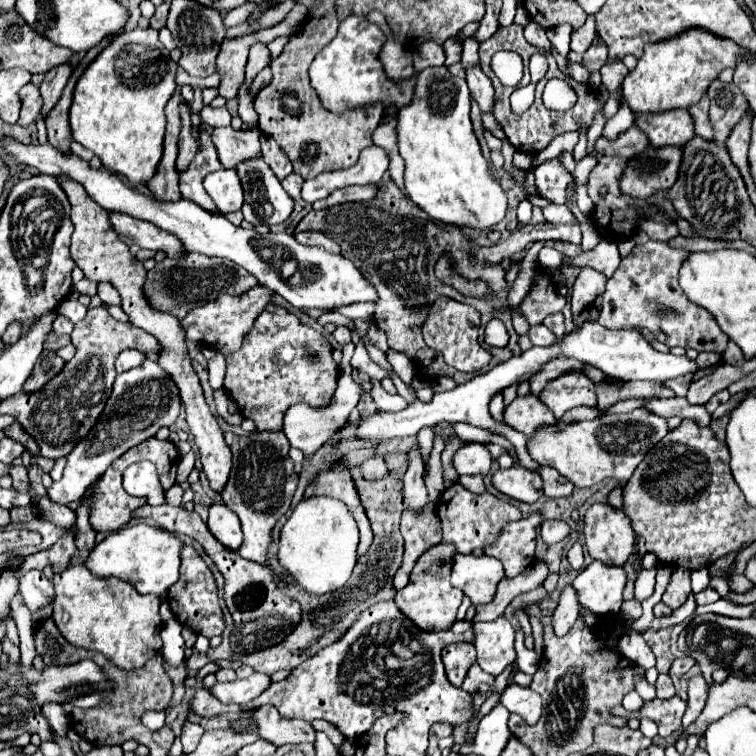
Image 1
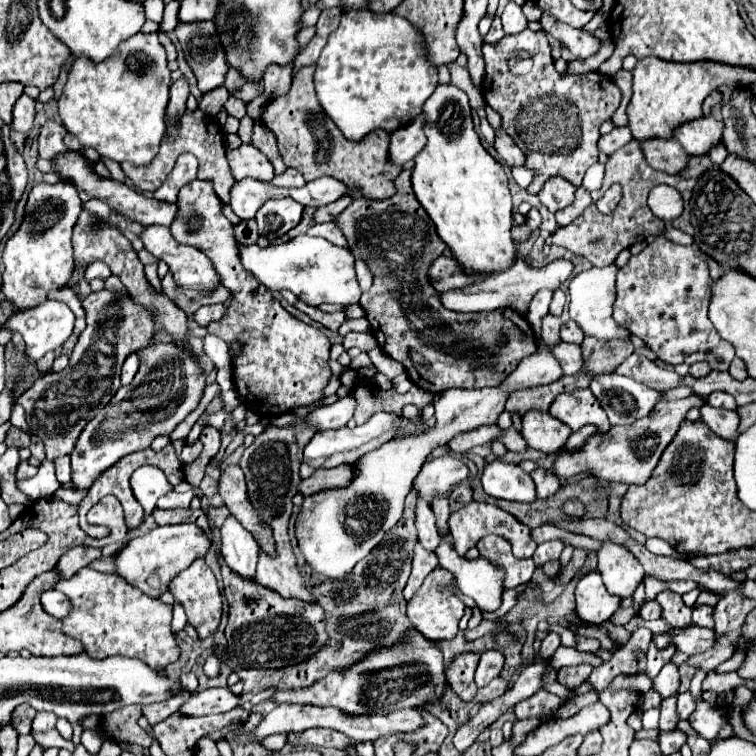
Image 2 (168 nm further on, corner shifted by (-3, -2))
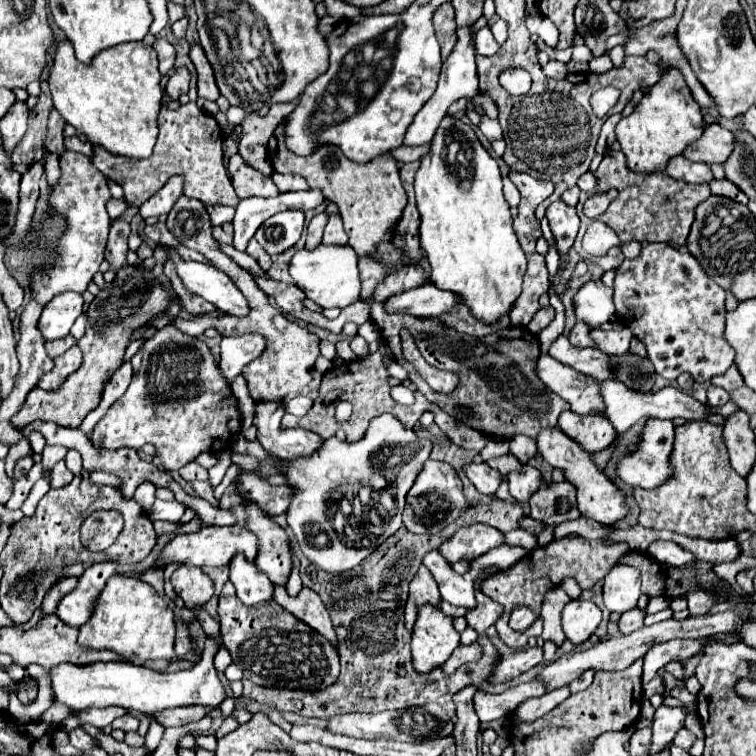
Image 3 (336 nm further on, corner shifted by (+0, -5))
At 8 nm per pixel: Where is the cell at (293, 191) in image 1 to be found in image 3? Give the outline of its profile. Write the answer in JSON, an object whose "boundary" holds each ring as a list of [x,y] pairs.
{"boundary":[[[274,173],[272,181],[276,183],[276,187],[284,193],[284,191],[302,191],[308,189],[308,183],[304,181],[304,177],[300,175],[282,175],[282,173]]]}

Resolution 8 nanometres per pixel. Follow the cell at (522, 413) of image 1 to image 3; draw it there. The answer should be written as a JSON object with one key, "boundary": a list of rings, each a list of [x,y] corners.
{"boundary":[[[544,429],[544,433],[540,433],[540,437],[536,437],[536,445],[538,445],[538,453],[544,457],[544,461],[548,461],[552,467],[562,467],[566,471],[566,479],[572,485],[576,485],[578,509],[582,515],[586,515],[598,523],[612,525],[614,521],[622,519],[628,513],[624,495],[608,481],[608,477],[604,477],[604,473],[600,469],[596,469],[592,457],[576,441],[572,441],[566,433],[562,433],[560,429]]]}

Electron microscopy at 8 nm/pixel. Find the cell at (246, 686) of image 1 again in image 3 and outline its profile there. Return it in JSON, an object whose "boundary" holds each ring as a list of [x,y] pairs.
{"boundary":[[[194,705],[194,707],[188,707],[188,709],[164,709],[160,713],[156,713],[156,721],[162,723],[164,727],[180,727],[180,725],[188,725],[188,723],[194,723],[194,721],[200,721],[202,717],[210,715],[214,709],[204,709],[202,705]]]}

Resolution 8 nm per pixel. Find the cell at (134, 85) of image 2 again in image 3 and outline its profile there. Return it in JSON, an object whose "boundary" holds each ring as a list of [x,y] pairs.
{"boundary":[[[62,41],[54,53],[54,69],[48,85],[56,111],[68,125],[84,133],[92,145],[132,159],[146,159],[152,155],[158,137],[156,117],[164,97],[154,47],[142,41],[120,43],[100,51],[92,63],[86,65],[76,59],[72,45]]]}

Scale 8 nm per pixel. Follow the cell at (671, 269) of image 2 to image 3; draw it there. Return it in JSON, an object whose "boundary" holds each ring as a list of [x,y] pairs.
{"boundary":[[[648,243],[636,259],[624,259],[614,279],[614,307],[618,319],[646,345],[648,359],[664,379],[676,379],[686,371],[694,381],[704,383],[714,375],[726,373],[734,361],[734,349],[724,339],[724,289],[704,273],[702,265],[686,249],[676,249],[668,243]]]}

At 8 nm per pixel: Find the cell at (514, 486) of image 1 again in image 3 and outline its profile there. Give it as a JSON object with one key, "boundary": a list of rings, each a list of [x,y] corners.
{"boundary":[[[468,463],[464,467],[466,477],[474,483],[474,487],[488,497],[496,497],[496,491],[502,485],[504,475],[498,469],[492,469],[488,463]]]}

